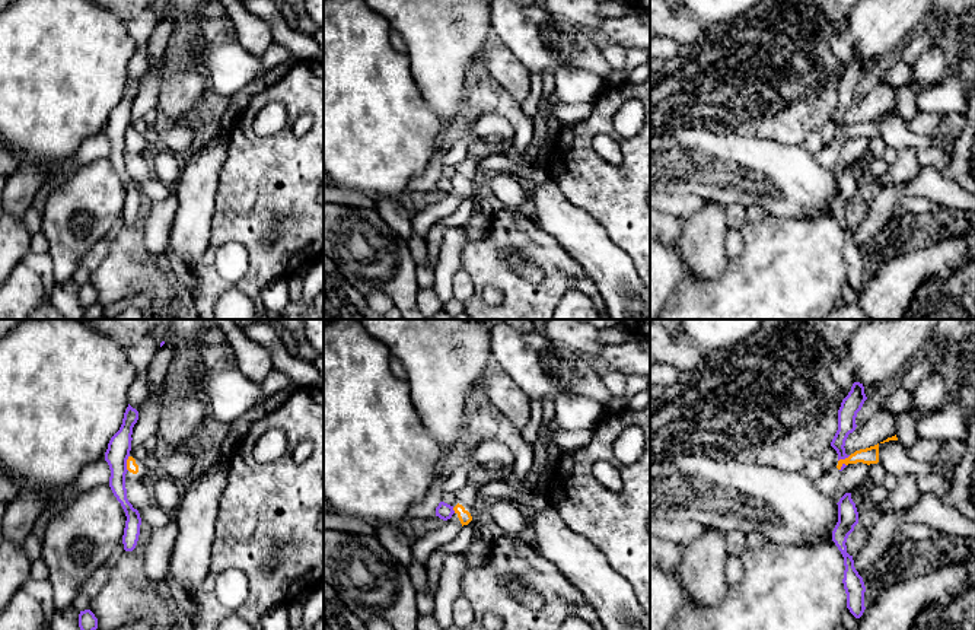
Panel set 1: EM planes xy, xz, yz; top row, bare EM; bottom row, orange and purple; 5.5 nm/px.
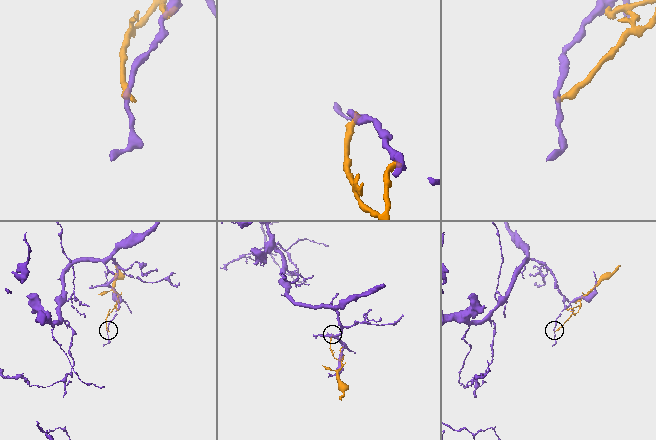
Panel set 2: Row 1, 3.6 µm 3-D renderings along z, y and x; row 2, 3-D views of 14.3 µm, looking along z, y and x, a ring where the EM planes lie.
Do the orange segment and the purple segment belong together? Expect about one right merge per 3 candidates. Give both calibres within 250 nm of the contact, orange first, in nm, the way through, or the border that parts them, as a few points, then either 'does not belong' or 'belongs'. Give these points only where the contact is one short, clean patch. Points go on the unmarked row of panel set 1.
60 nm thick on the orange side, 130 nm on the other; does not belong

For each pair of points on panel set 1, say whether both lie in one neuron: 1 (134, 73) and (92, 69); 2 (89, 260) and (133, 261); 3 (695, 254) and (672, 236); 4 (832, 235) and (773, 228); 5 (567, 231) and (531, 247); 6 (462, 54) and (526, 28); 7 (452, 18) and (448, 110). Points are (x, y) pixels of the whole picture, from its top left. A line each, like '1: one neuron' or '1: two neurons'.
1: two neurons
2: two neurons
3: two neurons
4: one neuron
5: two neurons
6: two neurons
7: one neuron

